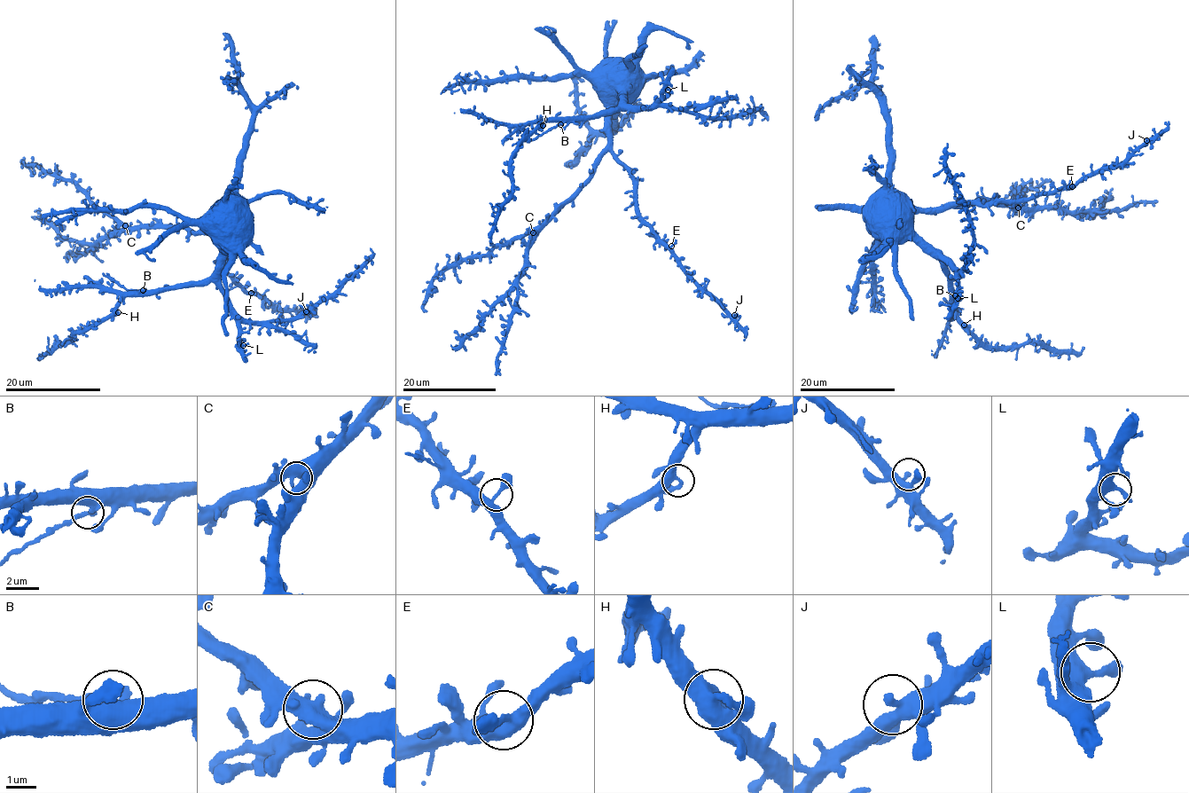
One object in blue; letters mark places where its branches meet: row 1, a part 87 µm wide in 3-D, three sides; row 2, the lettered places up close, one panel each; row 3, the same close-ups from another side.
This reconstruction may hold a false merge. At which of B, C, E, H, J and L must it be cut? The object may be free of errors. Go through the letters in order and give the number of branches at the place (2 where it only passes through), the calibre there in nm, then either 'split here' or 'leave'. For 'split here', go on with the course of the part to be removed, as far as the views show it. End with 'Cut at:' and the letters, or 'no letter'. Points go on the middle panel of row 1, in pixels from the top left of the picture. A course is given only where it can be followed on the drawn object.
B: branches 3; calibre 280 nm; split here; course (560, 124), (535, 139), (518, 139)
C: branches 3; calibre 440 nm; leave
E: branches 3; calibre 320 nm; leave
H: branches 3; calibre 360 nm; leave
J: branches 3; calibre 320 nm; leave
L: branches 3; calibre 400 nm; leave
Cut at: B

